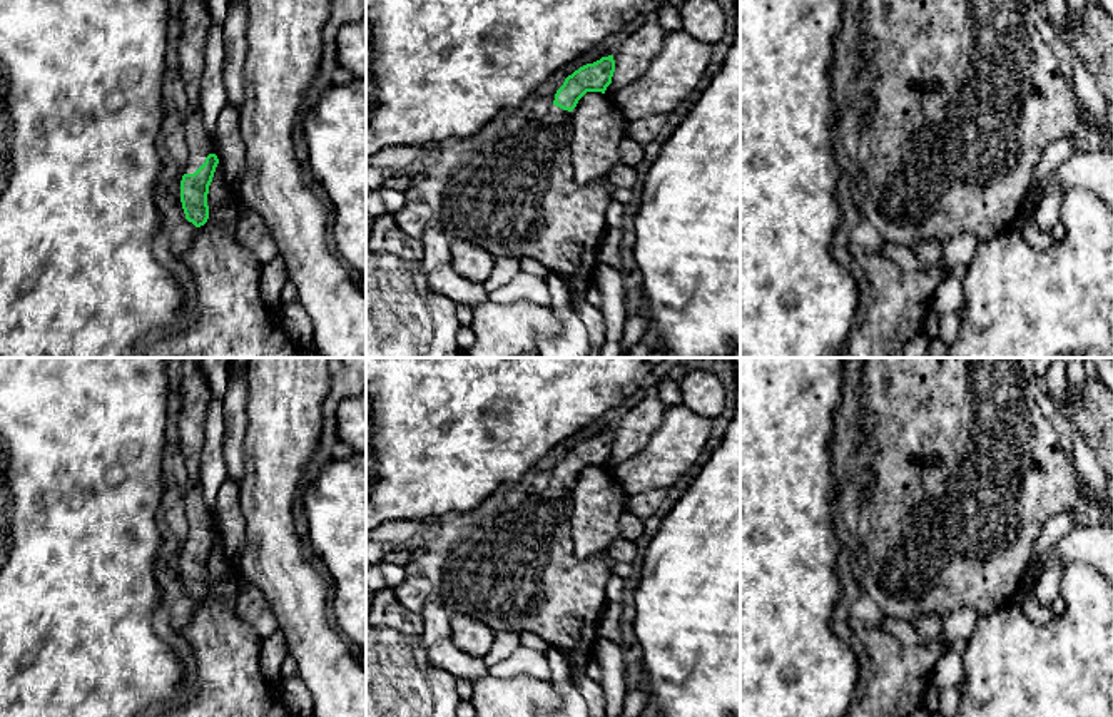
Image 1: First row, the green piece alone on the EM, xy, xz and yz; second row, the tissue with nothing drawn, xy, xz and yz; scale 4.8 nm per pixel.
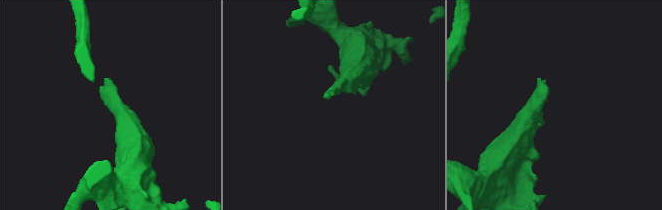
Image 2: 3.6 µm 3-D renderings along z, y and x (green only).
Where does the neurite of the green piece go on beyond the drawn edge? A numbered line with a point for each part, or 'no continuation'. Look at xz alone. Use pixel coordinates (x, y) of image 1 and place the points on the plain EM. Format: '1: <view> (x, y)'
1: xz (517, 572)

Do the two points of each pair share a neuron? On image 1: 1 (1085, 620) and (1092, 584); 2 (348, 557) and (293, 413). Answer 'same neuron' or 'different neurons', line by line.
1: same neuron
2: different neurons

